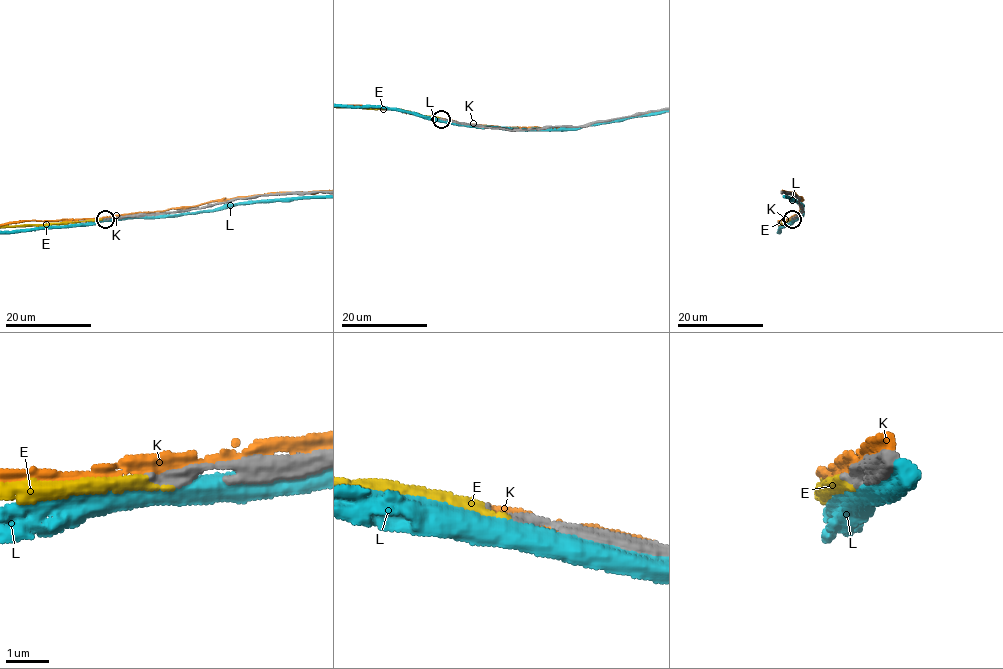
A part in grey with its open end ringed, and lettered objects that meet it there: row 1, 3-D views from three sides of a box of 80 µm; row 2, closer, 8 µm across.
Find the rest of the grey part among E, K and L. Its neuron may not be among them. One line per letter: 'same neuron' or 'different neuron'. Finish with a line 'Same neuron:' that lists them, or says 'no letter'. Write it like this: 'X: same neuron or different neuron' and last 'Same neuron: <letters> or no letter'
E: same neuron
K: different neuron
L: different neuron
Same neuron: E

